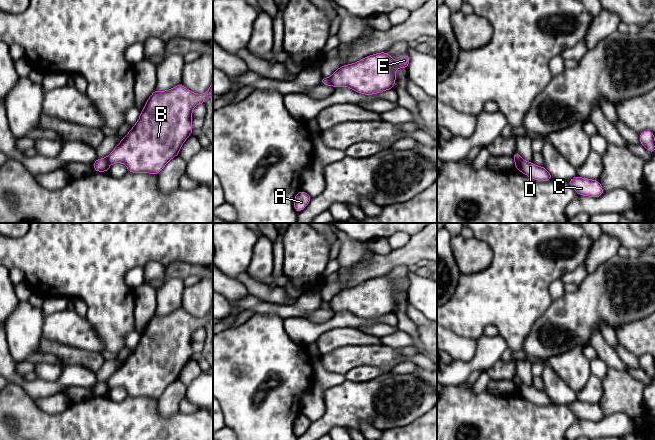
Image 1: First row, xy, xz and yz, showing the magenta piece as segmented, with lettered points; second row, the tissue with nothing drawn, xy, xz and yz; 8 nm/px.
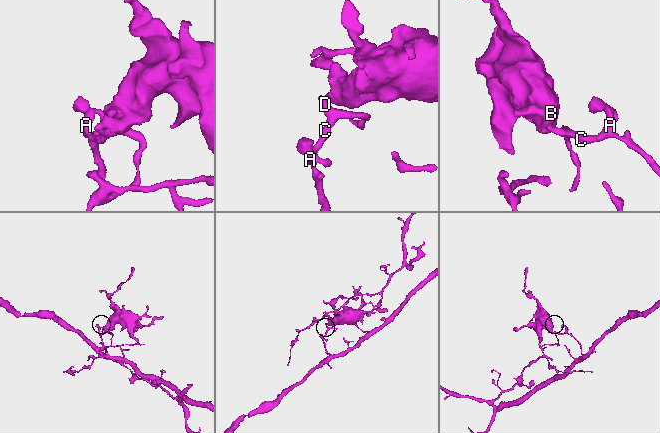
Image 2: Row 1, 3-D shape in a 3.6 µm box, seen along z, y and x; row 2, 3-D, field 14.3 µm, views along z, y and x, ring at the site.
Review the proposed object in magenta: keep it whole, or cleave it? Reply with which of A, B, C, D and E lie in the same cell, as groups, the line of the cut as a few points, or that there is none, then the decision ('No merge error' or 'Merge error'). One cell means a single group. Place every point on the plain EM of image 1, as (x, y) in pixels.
Groups: A C D / B E. Split along yz (522, 383), (515, 387). Merge error

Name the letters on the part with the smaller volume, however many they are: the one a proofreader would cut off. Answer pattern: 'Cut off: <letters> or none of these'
Cut off: B, E

